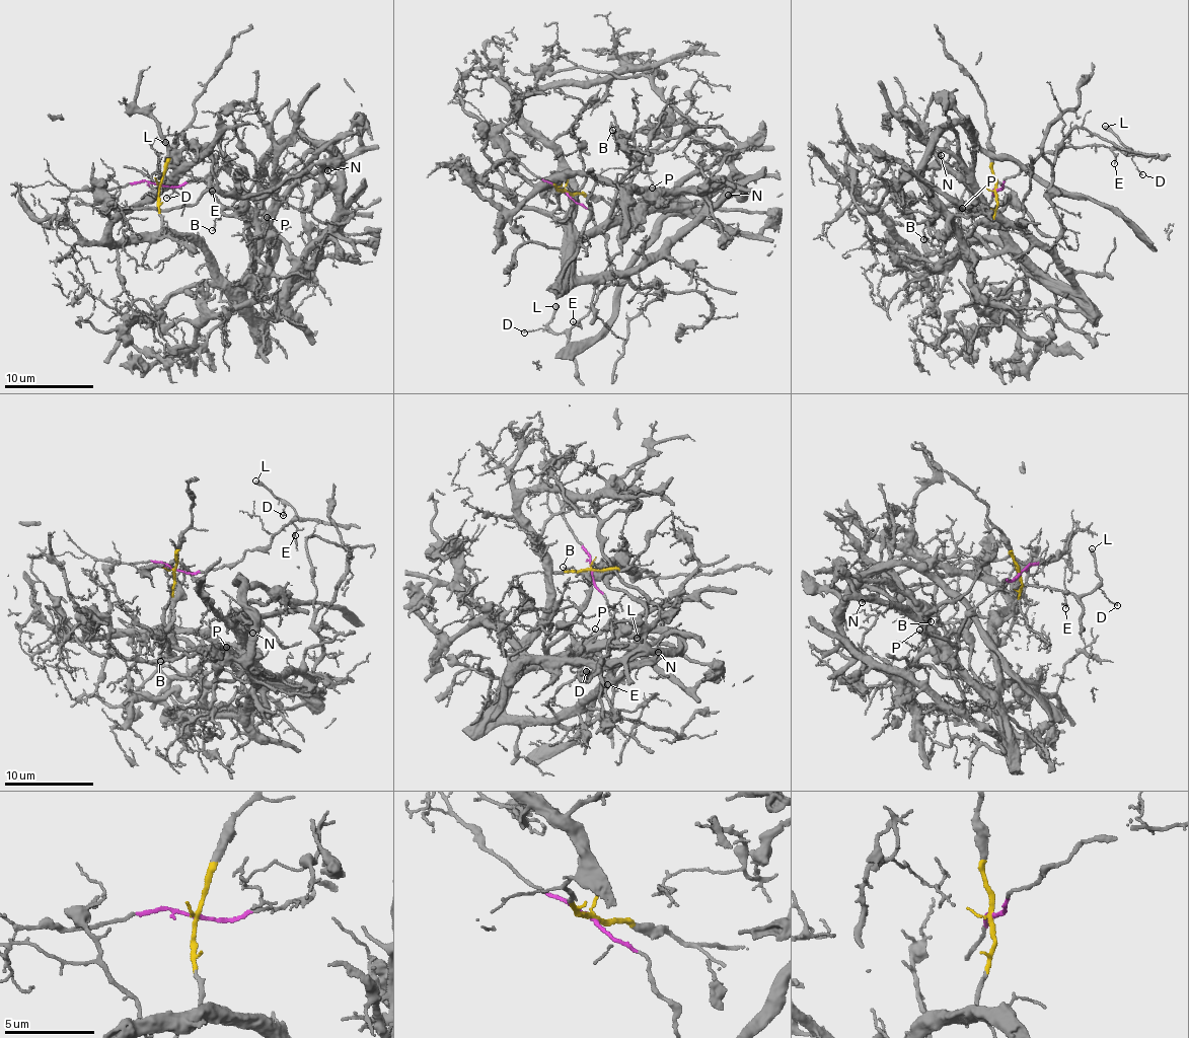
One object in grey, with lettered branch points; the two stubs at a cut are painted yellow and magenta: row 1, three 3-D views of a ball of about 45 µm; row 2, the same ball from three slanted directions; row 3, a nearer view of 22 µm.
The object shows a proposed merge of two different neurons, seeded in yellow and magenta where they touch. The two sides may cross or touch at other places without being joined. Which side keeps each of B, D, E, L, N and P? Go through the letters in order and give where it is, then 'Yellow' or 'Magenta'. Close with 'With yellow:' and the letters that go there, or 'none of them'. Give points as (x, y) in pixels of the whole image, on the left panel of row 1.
B: Place: (212, 230). Yellow
D: Place: (166, 198). Magenta
E: Place: (212, 191). Magenta
L: Place: (165, 142). Magenta
N: Place: (327, 170). Yellow
P: Place: (267, 217). Yellow
With yellow: B, N, P

